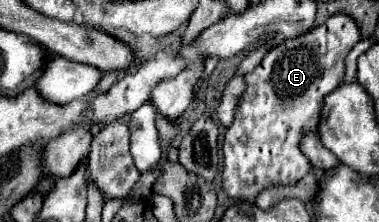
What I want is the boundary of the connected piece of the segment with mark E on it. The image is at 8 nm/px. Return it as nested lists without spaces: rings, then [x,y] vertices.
[[[330,16],[324,24],[304,32],[296,38],[288,38],[274,46],[260,66],[246,74],[246,90],[238,98],[234,120],[226,128],[222,154],[224,154],[224,168],[222,168],[222,186],[228,196],[240,198],[254,206],[256,196],[270,188],[270,186],[290,186],[302,180],[304,174],[310,172],[308,158],[300,152],[300,140],[304,132],[318,132],[320,114],[322,114],[322,100],[328,92],[344,84],[344,58],[346,54],[360,42],[360,28],[348,20],[348,16]]]

